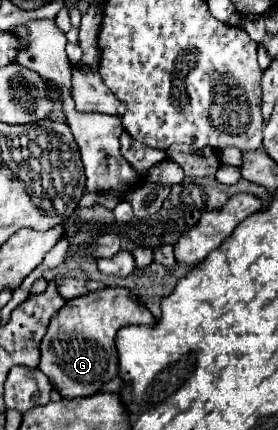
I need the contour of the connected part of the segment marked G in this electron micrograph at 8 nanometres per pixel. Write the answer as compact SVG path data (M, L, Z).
M104 288L68 300L66 306L50 320L48 332L42 338L42 360L38 368L50 378L62 398L98 394L106 382L118 376L116 332L130 324L154 326L156 318L126 288Z

